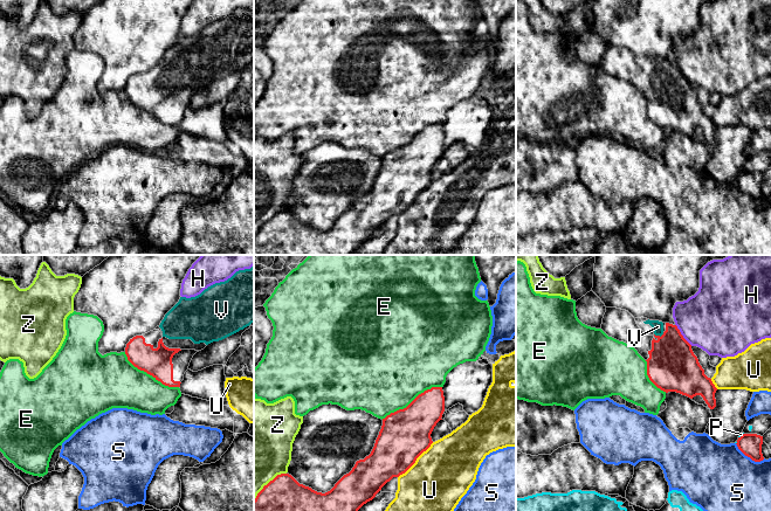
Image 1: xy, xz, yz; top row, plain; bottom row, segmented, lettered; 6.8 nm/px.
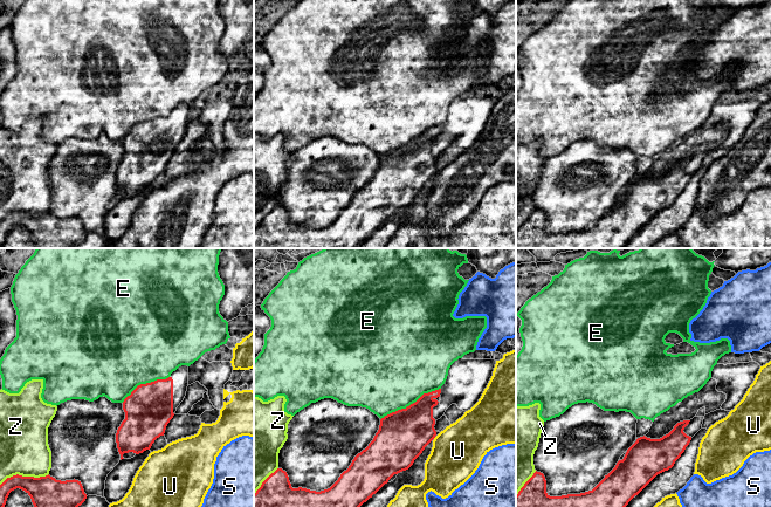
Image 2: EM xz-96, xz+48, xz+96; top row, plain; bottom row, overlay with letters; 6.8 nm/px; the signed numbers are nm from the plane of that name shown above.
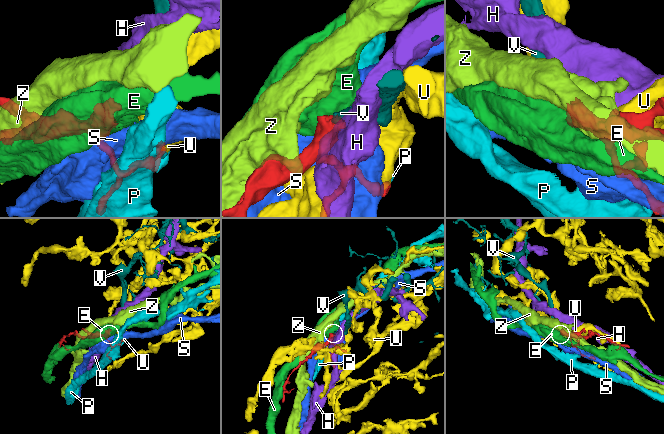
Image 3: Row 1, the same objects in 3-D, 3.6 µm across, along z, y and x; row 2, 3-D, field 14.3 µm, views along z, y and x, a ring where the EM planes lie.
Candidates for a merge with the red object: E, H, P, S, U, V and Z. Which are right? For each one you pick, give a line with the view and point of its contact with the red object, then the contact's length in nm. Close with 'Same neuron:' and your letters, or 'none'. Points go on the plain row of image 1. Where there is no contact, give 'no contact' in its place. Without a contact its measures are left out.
V: yz (659, 74) | 70 nm
Same neuron: V

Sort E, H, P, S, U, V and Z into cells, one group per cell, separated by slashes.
E / H / P / S / U / V / Z

